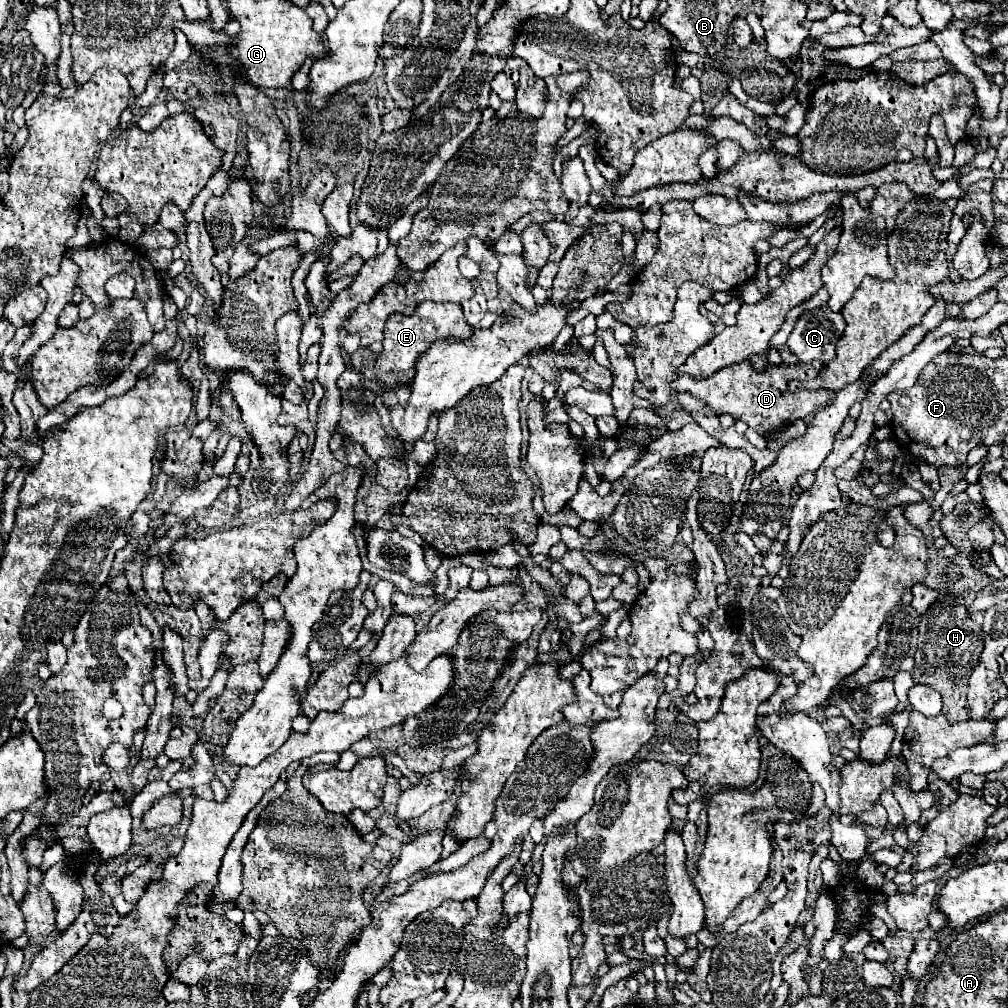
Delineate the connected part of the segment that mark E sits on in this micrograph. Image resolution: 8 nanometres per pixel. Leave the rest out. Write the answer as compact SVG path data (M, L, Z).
M422 302L418 304L412 316L392 314L386 320L382 356L374 356L370 354L370 350L356 350L352 354L352 366L358 368L366 378L372 378L372 380L380 378L388 390L394 390L394 388L410 384L416 372L414 364L418 362L418 356L422 356L422 352L426 352L426 348L430 348L434 340L448 338L448 336L466 338L466 336L472 336L472 332L474 328L464 320L462 306L452 302Z

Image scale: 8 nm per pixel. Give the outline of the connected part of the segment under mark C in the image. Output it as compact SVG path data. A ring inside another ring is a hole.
M822 306L804 312L798 318L786 344L800 362L830 362L836 356L836 344L842 338L844 330L846 322L842 314L832 312L828 306Z

